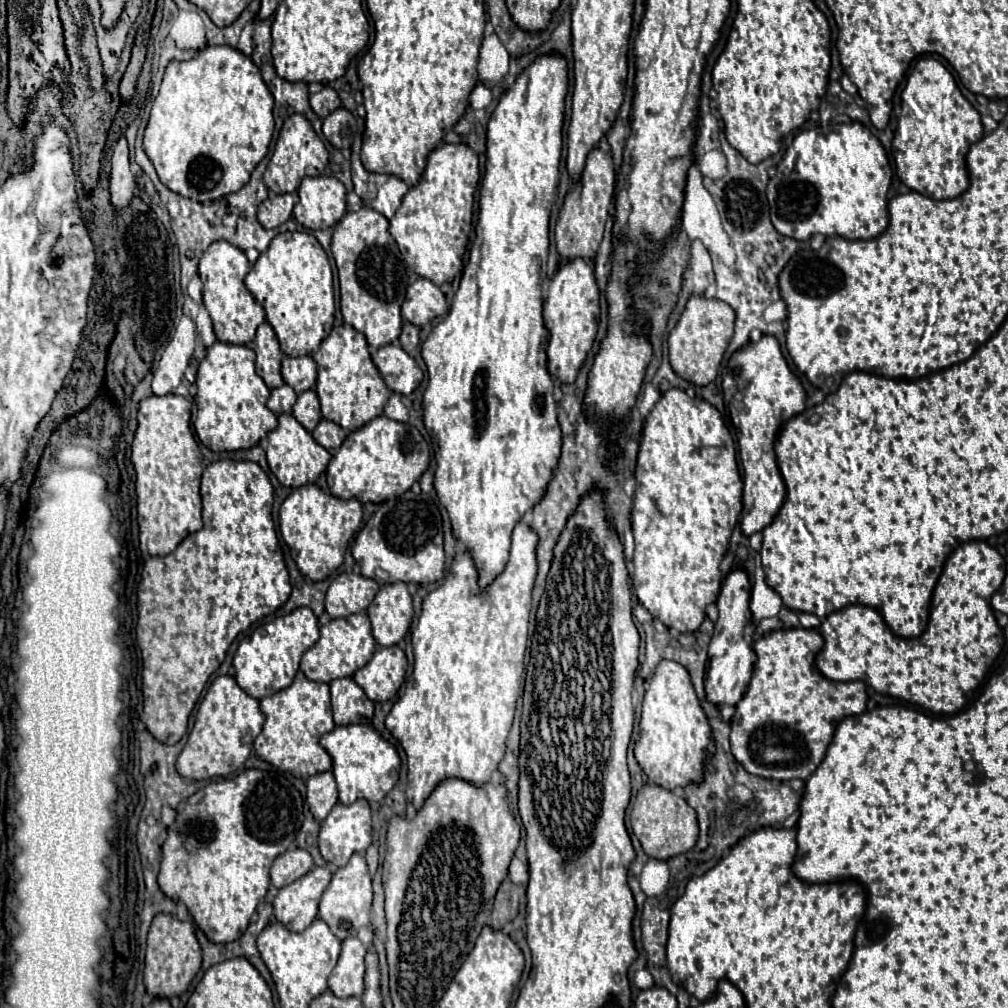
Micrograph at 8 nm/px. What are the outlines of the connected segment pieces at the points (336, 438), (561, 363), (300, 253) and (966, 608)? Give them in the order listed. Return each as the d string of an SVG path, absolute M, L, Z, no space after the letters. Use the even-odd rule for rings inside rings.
M320 420L320 424L312 430L312 436L326 450L338 450L342 440L346 438L346 432L338 424L334 424L330 420Z
M574 260L566 266L560 266L554 278L550 280L546 302L544 302L544 324L550 332L546 356L548 356L548 372L552 378L560 382L576 382L582 364L586 362L588 352L592 350L600 304L598 304L598 286L594 280L592 266L584 260Z
M308 232L278 234L266 252L260 254L248 276L246 288L264 308L268 324L274 328L286 356L312 356L320 342L330 334L334 322L332 268L320 242Z
M984 540L964 542L948 558L944 572L934 588L930 624L924 636L898 638L886 626L878 610L870 610L870 606L846 606L830 614L818 628L818 632L824 636L824 648L816 658L816 666L830 680L846 682L860 678L876 692L890 694L913 705L918 704L918 707L926 708L934 714L956 714L958 710L964 710L974 702L978 688L984 684L990 666L994 664L1004 646L1004 632L996 622L994 610L990 610L990 598L994 592L998 592L998 586L1002 586L1004 576L1006 560L996 548L992 548Z

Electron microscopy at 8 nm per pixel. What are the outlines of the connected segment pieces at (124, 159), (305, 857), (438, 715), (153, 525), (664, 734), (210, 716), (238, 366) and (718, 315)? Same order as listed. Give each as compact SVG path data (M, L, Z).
M122 136L114 148L112 170L110 170L110 202L114 210L126 208L134 198L134 190L136 190L136 180L130 170L128 146Z
M288 850L284 854L280 854L270 870L272 876L272 884L276 888L288 886L290 882L302 878L302 874L308 874L314 868L314 860L306 850Z
M518 524L514 528L506 570L486 590L478 588L478 572L470 554L464 552L454 558L444 584L430 592L422 602L418 628L412 632L414 672L406 682L404 694L386 716L386 728L408 756L406 800L414 810L420 810L426 798L434 792L434 786L446 778L460 778L472 786L484 786L504 758L520 692L520 678L524 674L530 602L536 578L536 542L536 532Z
M150 396L140 402L138 428L132 442L136 470L136 510L140 550L148 556L170 554L188 534L202 528L200 448L190 426L190 402L184 396Z
M662 660L642 700L640 738L634 744L634 756L648 780L666 788L684 788L702 778L702 762L714 746L714 736L706 712L690 682L688 670L672 660Z
M220 676L212 682L206 696L200 702L194 728L188 736L184 750L176 760L176 770L188 780L208 780L226 778L238 770L250 756L254 738L262 732L264 716L260 712L258 700L248 696L232 676Z
M216 340L200 362L196 376L198 416L194 430L200 442L212 452L248 450L278 426L276 416L266 408L270 388L254 370L254 356L254 350L248 346L234 346Z
M692 296L686 304L682 318L678 320L678 326L670 332L668 338L672 370L694 386L710 384L718 374L718 366L722 362L732 332L734 332L734 310L728 304L720 300L708 300L704 296Z

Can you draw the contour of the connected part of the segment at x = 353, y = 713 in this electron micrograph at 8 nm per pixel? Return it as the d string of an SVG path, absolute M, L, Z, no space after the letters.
M338 678L330 682L334 722L366 722L372 724L374 704L366 698L364 690L352 678Z

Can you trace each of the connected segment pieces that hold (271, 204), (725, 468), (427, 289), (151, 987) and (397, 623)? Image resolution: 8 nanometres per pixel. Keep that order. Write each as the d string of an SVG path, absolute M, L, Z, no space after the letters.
M280 194L280 196L272 196L272 198L264 200L258 206L258 222L266 230L278 228L284 222L288 222L290 216L292 216L292 208L296 204L296 198L294 196L296 194Z
M672 388L668 392L662 394L662 398L658 400L656 408L650 412L644 430L642 430L642 442L640 442L640 452L638 452L638 462L636 462L636 494L634 494L634 510L632 510L632 532L634 532L634 590L636 596L640 600L640 604L652 614L654 620L662 622L666 628L674 628L678 632L694 632L698 630L698 626L704 622L706 618L706 606L716 602L716 596L720 592L720 584L722 584L722 572L720 572L720 562L728 550L728 542L732 536L732 526L736 526L738 518L742 512L742 478L738 472L738 464L736 464L736 448L734 448L734 440L728 432L728 428L724 426L720 412L710 406L708 402L700 400L700 398L690 398L684 390Z
M418 278L408 290L406 290L406 300L402 304L402 318L408 320L414 326L424 326L432 322L434 318L440 318L448 312L446 298L442 290L426 280Z
M158 914L152 920L148 932L148 948L146 948L146 966L144 966L144 984L150 998L172 998L182 996L194 976L198 974L202 964L202 952L198 940L192 932L190 922L180 922L174 916Z
M404 582L386 584L368 608L372 634L378 646L394 646L406 638L414 616L412 598Z

